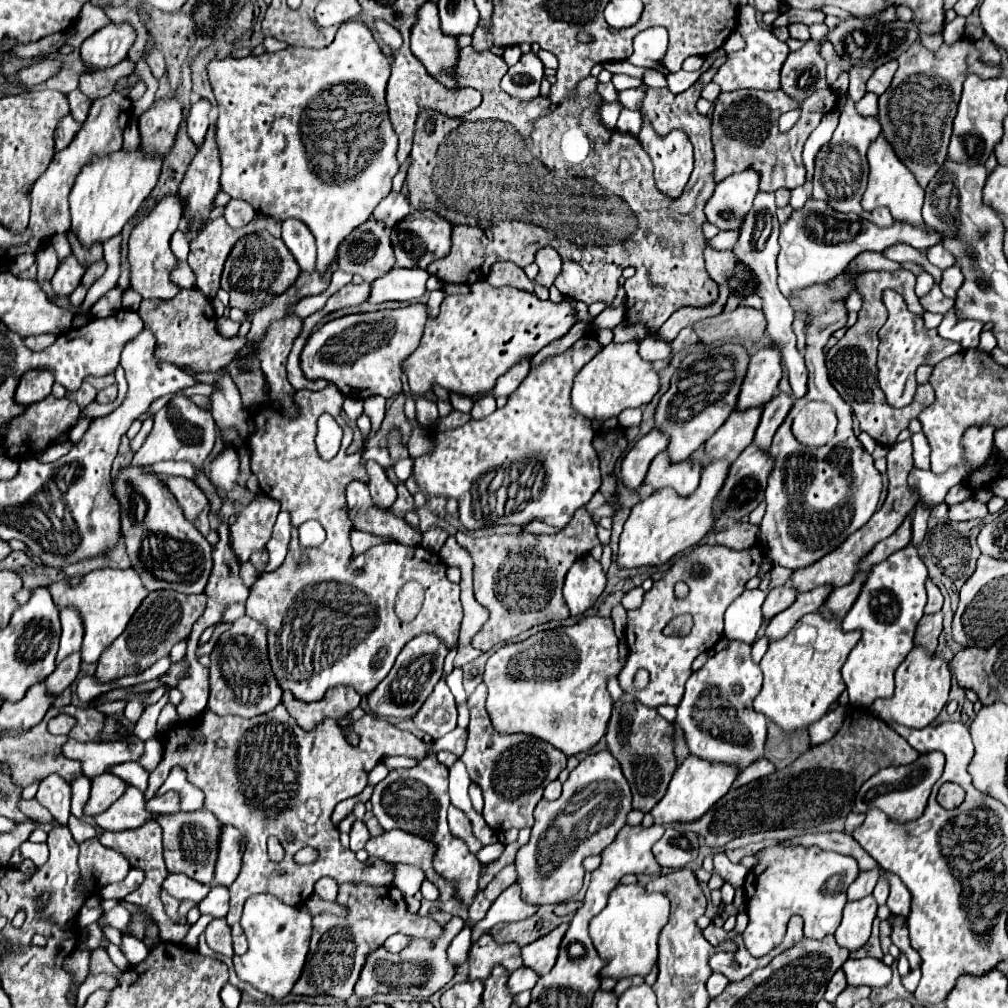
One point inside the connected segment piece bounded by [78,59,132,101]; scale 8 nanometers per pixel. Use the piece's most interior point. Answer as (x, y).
(96, 85)

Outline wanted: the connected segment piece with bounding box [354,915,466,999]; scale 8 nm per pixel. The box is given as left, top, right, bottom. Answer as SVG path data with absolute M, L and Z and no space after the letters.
M452 917L444 929L446 933L436 939L436 941L426 941L426 939L412 939L412 943L398 955L392 955L392 953L386 953L388 955L388 965L390 969L380 969L380 949L372 951L368 957L366 957L366 963L362 967L362 973L360 973L360 979L354 987L354 995L356 997L372 997L372 995L378 995L378 993L408 993L408 995L414 995L414 997L430 997L432 993L436 993L438 989L442 989L456 973L456 967L450 965L450 961L446 959L446 947L450 945L450 941L462 931L464 927L464 919L462 917Z

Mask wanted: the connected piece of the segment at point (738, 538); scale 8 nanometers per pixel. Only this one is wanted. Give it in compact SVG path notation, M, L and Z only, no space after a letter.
M736 523L716 533L716 543L730 549L748 549L758 541L758 527L752 523Z

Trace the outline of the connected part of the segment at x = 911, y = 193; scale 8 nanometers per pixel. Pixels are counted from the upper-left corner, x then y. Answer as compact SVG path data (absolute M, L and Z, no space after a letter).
M880 135L868 149L868 165L870 165L870 175L868 175L868 187L862 195L862 207L864 211L874 211L878 207L890 207L894 219L906 219L906 223L914 223L914 227L926 227L922 223L922 199L924 191L914 179L914 175L904 167L904 163L896 157L894 149L890 143Z

